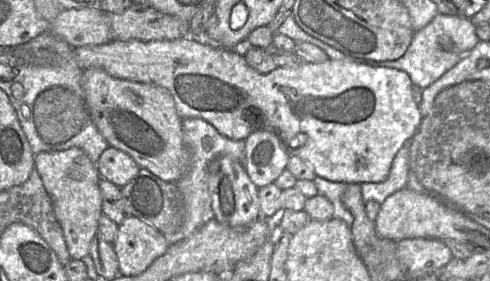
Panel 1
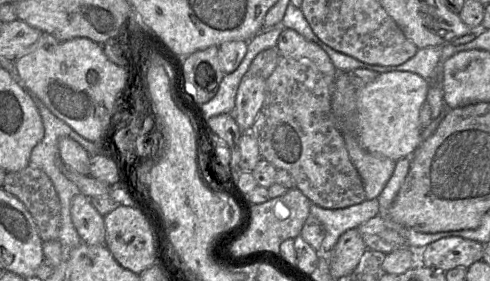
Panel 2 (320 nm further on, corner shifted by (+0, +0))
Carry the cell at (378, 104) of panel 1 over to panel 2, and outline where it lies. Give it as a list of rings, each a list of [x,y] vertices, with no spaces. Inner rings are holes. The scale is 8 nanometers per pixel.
[[[409,71],[380,73],[375,81],[357,89],[357,137],[369,152],[393,161],[410,158],[422,142],[420,109],[431,83]]]

